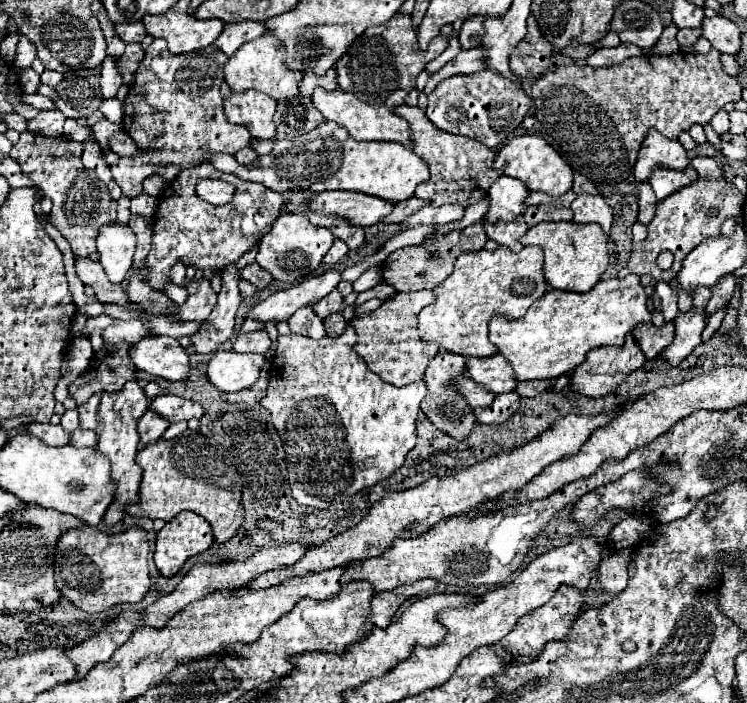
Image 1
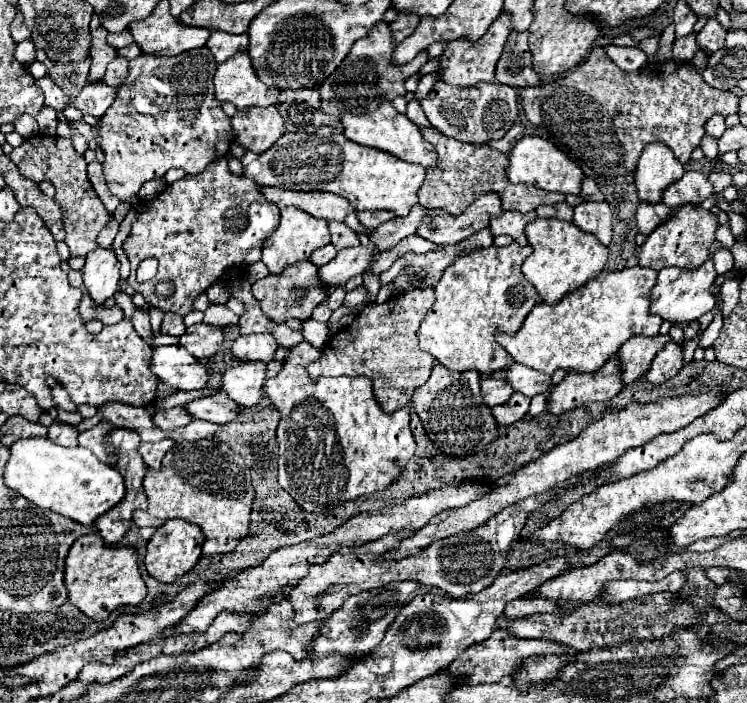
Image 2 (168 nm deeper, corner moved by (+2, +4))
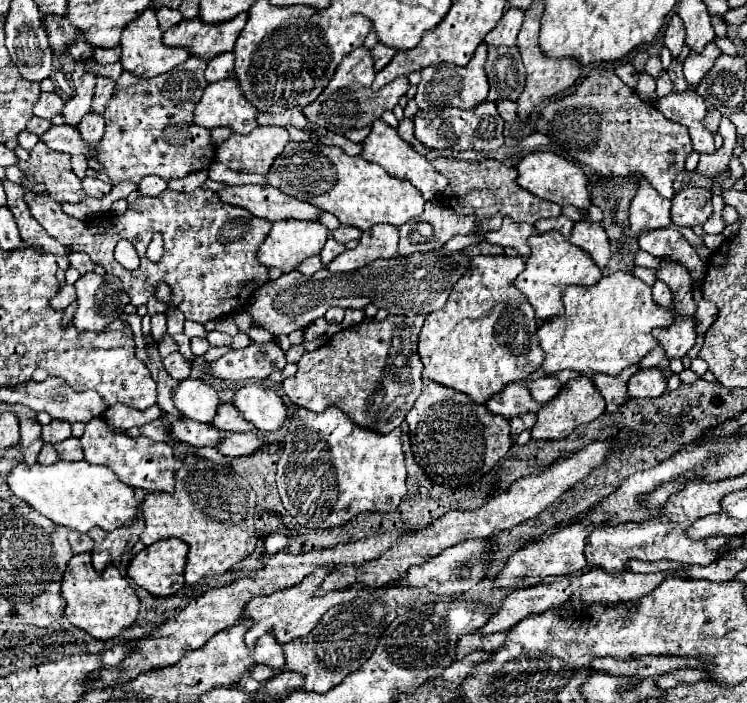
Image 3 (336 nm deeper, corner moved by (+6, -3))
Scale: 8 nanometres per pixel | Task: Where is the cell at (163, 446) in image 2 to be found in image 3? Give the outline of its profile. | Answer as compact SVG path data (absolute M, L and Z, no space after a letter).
M92 418L86 424L86 430L80 438L80 444L84 448L84 460L90 464L102 464L116 472L116 476L132 486L142 488L150 492L172 492L174 490L174 450L168 444L152 442L146 436L130 438L126 434L112 432L102 418Z

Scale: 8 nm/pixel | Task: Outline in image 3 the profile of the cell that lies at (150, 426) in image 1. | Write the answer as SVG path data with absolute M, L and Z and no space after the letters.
M180 416L170 422L170 436L192 446L216 446L216 442L222 438L222 432L210 424L200 424Z

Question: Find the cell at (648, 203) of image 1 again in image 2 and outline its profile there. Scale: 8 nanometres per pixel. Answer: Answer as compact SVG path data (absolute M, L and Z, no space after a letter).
M660 203L660 205L638 205L638 211L636 211L638 231L642 235L650 235L658 225L668 221L672 215L674 215L674 211L668 209L664 203Z

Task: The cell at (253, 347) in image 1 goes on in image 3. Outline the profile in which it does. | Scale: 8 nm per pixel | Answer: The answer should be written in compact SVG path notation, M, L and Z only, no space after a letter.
M252 342L248 348L230 350L216 362L210 362L208 370L216 378L224 378L230 382L246 382L246 380L264 380L272 372L282 370L286 366L286 356L276 342L256 344Z

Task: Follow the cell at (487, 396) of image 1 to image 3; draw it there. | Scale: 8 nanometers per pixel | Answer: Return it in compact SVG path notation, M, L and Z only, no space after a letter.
M508 384L502 392L498 392L496 396L490 396L486 400L486 408L498 416L512 418L512 416L518 416L524 412L538 412L540 404L532 400L532 396L524 384Z

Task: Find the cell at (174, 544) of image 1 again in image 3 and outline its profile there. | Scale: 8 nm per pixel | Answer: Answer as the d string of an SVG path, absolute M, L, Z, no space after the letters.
M160 540L132 558L128 576L154 596L172 596L184 586L186 558L188 546L182 540Z

